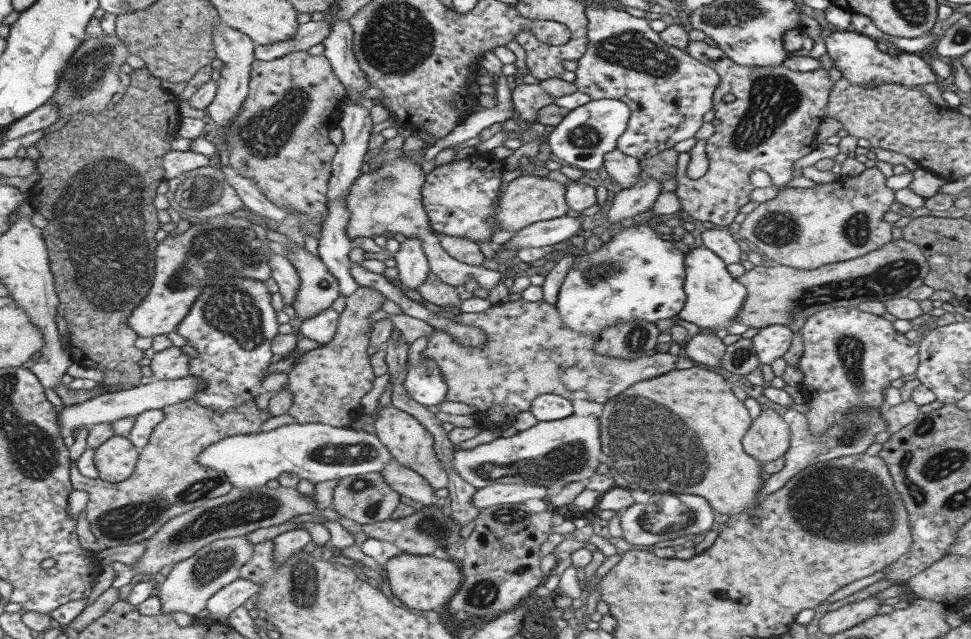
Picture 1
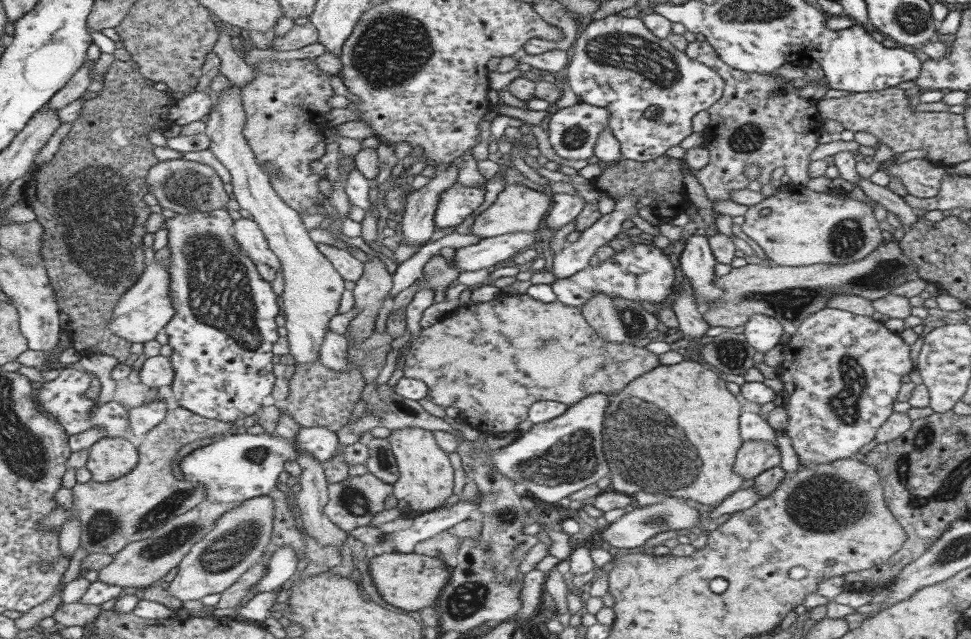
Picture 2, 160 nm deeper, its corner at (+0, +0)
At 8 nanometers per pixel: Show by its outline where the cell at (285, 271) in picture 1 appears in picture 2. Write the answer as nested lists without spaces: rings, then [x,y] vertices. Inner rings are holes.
[[[246,215],[232,221],[231,233],[236,244],[255,263],[270,266],[275,272],[280,273],[280,262],[275,253],[268,247],[265,237],[258,224]]]

